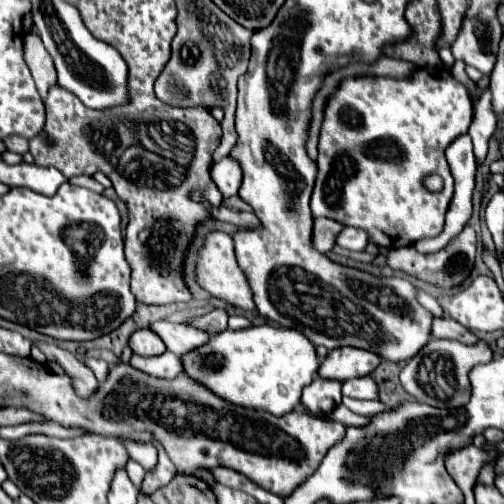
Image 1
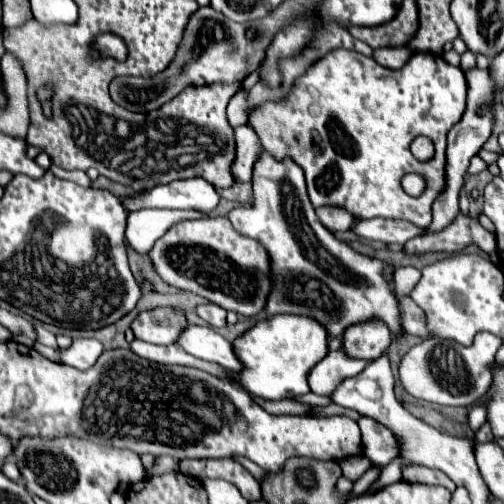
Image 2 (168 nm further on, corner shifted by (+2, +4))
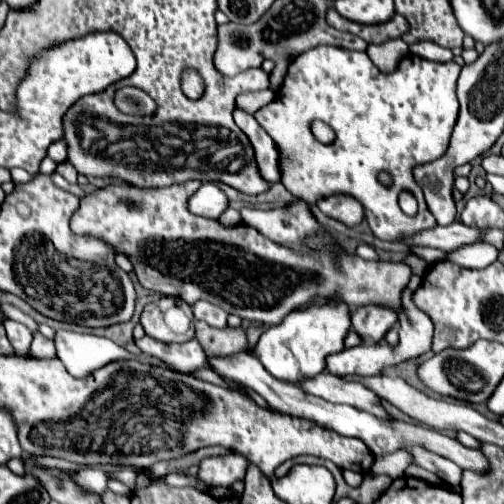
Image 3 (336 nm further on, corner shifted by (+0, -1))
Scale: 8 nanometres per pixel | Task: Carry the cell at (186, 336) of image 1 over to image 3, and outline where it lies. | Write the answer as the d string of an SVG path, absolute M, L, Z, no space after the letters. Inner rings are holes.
M240 353L240 355L232 355L232 357L210 359L210 365L216 367L222 375L226 375L230 379L236 379L236 381L244 383L246 387L254 389L256 393L260 393L268 401L268 405L278 409L278 411L284 411L284 413L290 413L290 415L296 415L296 417L304 417L304 419L312 419L314 423L318 423L322 427L328 427L328 429L334 429L334 431L338 431L344 437L358 437L358 439L362 439L370 447L370 451L374 455L388 455L388 453L394 453L394 451L418 445L418 447L426 447L428 451L434 451L434 453L454 461L462 469L470 469L470 471L478 471L478 473L488 469L488 461L486 461L486 457L480 451L466 449L456 439L452 439L448 435L442 435L442 433L438 433L434 429L426 429L422 425L406 423L406 421L400 421L400 419L378 419L376 415L370 415L366 411L358 411L358 409L354 409L350 405L334 405L334 403L328 403L328 401L318 399L314 395L306 395L302 389L294 387L292 383L282 383L282 381L274 379L262 367L262 363L254 355Z

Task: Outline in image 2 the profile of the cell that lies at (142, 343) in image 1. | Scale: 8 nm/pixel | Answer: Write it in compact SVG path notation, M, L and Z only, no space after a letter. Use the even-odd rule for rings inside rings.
M156 308L138 314L136 320L132 322L132 332L138 340L168 346L176 340L176 336L184 326L186 326L184 312L170 308Z

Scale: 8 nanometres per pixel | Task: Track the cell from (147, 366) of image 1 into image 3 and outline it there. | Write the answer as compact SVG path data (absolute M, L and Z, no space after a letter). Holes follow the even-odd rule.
M148 335L138 339L136 345L142 349L142 353L162 359L166 365L180 369L182 373L204 367L206 359L202 357L202 347L196 339L186 343L158 343L156 339L150 339Z

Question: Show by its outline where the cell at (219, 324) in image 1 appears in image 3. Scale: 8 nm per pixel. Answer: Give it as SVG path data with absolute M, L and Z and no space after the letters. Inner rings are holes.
M198 301L192 305L194 309L194 317L200 321L206 321L212 327L226 327L226 317L228 313L222 307L216 307L208 301Z

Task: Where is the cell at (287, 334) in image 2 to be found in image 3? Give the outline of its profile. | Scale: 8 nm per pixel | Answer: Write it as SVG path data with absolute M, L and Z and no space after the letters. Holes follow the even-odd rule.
M328 303L328 305L310 305L306 309L292 311L280 325L270 327L262 333L254 353L280 381L298 383L304 375L314 377L326 369L326 357L334 351L344 349L344 339L350 331L350 307L346 303Z

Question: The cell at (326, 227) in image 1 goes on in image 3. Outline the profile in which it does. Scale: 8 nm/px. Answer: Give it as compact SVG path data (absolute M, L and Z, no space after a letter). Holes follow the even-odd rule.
M344 193L324 197L316 205L320 207L322 213L342 221L348 227L354 227L354 225L358 225L364 219L362 203L358 199L354 199L354 197L350 197L350 195L344 195Z

